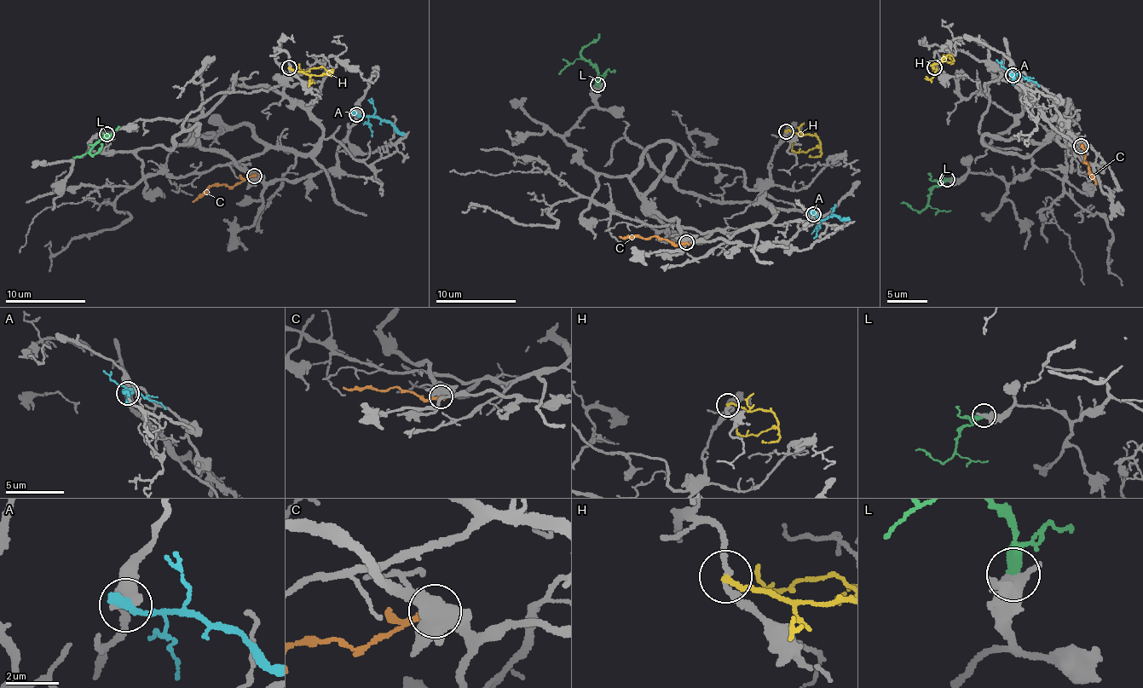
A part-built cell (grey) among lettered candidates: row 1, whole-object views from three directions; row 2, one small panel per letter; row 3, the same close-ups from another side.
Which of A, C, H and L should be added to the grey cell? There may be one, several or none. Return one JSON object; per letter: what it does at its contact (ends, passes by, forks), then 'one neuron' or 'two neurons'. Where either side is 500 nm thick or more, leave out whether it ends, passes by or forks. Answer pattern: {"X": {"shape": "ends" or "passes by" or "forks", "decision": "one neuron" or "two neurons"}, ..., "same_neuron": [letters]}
{"A": {"decision": "two neurons"}, "C": {"shape": "ends", "decision": "two neurons"}, "H": {"shape": "ends", "decision": "two neurons"}, "L": {"decision": "two neurons"}, "same_neuron": []}

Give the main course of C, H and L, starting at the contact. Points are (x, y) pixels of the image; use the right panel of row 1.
C: (1081, 146), (1084, 148), (1083, 162), (1096, 184)
H: (934, 67), (936, 70), (932, 66), (944, 55), (952, 61), (947, 63), (943, 59)
L: (948, 180), (934, 186), (926, 207), (913, 209), (901, 202)

